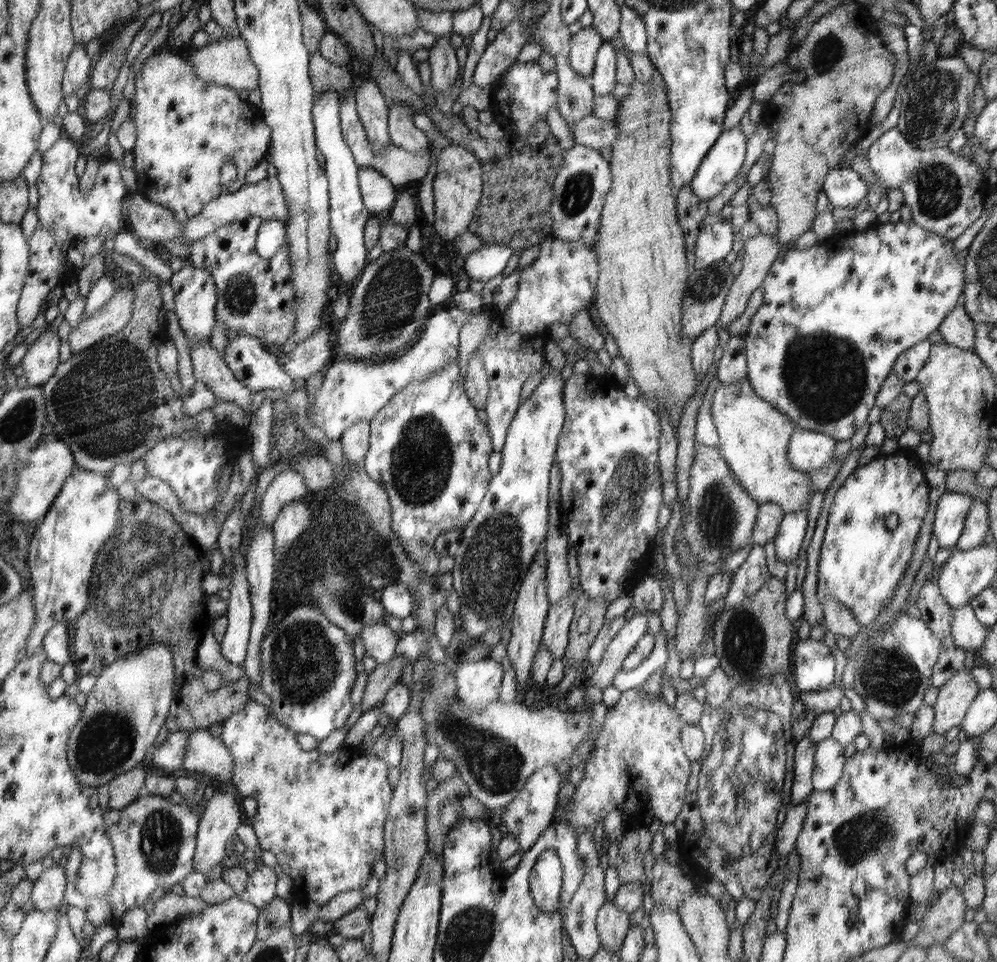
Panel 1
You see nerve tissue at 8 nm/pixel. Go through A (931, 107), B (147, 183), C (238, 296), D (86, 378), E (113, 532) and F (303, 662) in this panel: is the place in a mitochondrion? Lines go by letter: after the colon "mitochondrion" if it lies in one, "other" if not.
A: mitochondrion
B: other
C: mitochondrion
D: mitochondrion
E: mitochondrion
F: mitochondrion

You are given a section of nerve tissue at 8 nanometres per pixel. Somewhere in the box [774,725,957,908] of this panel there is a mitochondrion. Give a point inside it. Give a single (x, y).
(872, 833)

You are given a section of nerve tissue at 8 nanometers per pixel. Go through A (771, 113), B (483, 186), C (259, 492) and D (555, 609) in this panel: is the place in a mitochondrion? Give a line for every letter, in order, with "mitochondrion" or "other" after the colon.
A: other
B: other
C: other
D: other

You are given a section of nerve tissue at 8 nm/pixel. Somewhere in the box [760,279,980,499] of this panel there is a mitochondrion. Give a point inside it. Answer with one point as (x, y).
(825, 377)

